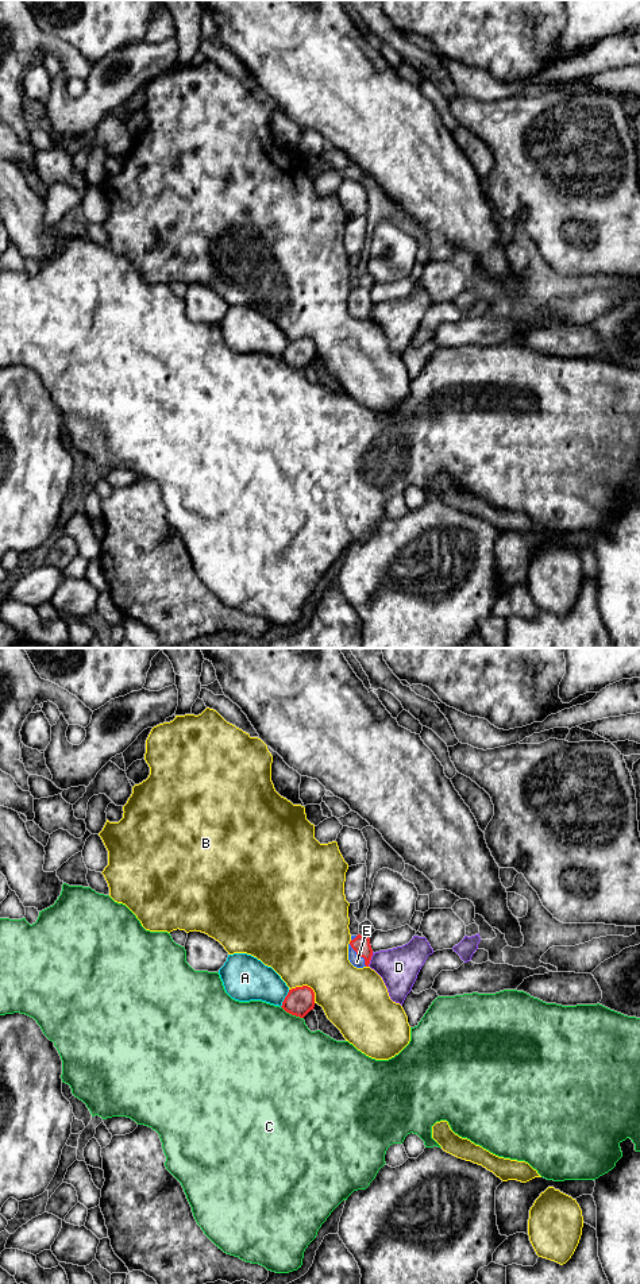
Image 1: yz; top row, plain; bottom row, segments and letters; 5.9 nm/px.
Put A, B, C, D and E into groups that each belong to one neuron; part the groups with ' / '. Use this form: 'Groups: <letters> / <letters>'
Groups: A / B / C / D / E

